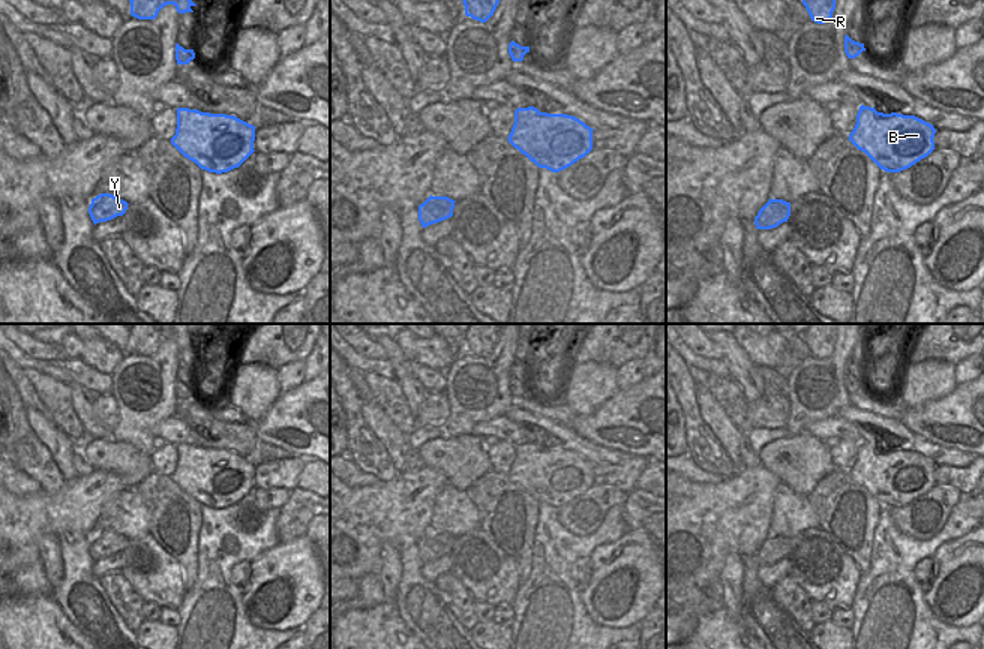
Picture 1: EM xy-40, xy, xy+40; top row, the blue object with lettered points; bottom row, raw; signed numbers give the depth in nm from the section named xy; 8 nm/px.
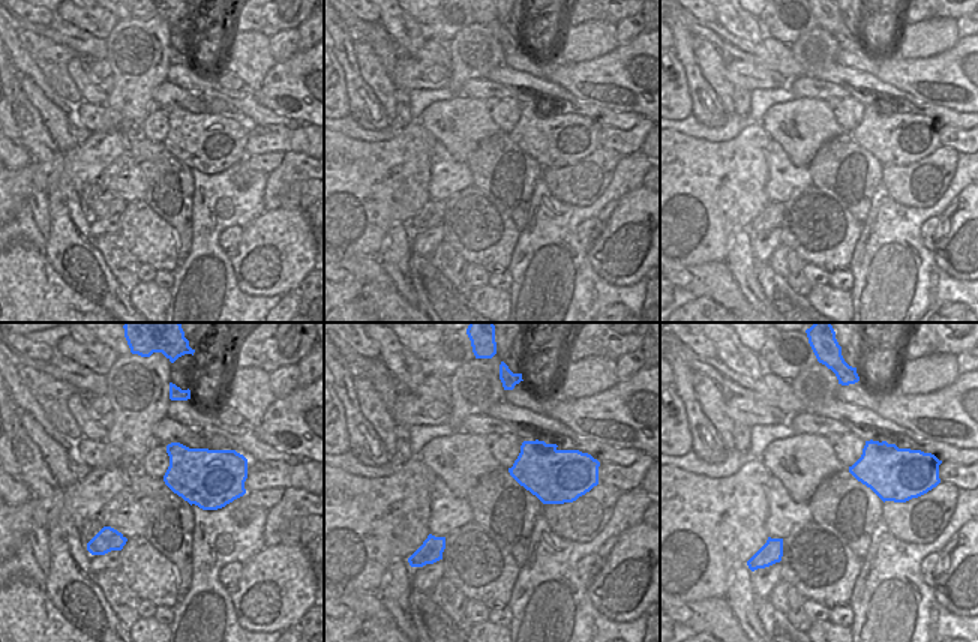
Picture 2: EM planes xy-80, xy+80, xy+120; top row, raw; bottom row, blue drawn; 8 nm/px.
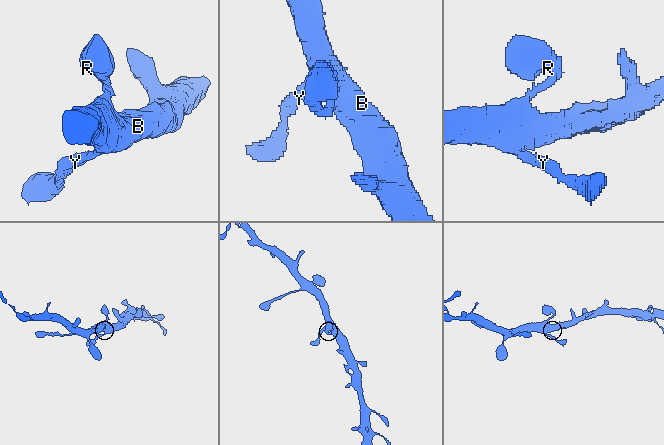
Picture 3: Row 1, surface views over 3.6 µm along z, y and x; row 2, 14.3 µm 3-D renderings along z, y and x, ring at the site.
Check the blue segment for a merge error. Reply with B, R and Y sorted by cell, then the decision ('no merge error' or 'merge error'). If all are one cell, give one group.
B R Y; no merge error

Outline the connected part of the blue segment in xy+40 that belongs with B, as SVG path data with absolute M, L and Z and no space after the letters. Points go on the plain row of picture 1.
M861 441L849 477L880 505L900 508L934 486L934 469L933 460L915 451L884 450Z

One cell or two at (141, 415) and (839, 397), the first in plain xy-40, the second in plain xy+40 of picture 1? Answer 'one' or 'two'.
one

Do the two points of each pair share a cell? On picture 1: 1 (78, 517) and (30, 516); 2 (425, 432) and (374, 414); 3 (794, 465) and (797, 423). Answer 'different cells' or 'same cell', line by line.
1: same cell
2: different cells
3: different cells

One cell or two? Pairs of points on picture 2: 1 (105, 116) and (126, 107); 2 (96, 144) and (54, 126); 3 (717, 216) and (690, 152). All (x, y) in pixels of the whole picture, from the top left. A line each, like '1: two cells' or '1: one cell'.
1: two cells
2: two cells
3: one cell

